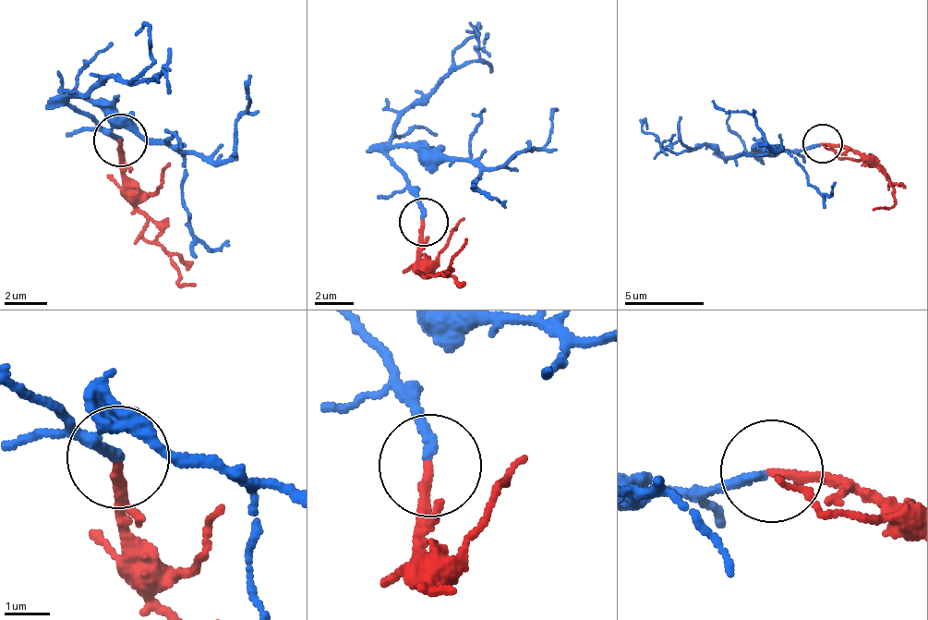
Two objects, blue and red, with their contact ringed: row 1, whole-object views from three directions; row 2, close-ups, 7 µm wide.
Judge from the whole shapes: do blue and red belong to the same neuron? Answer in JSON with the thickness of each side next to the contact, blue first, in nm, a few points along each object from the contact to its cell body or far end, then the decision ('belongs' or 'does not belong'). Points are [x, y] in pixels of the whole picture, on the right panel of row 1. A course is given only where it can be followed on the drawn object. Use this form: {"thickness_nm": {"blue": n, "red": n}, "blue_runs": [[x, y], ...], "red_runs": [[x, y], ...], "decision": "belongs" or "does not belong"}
{"thickness_nm": {"blue": 190, "red": 190}, "blue_runs": [[821, 142], [765, 156], [754, 143], [775, 153], [782, 148], [771, 149], [749, 114], [725, 112], [712, 101]], "red_runs": [[821, 142], [856, 151], [882, 171], [896, 202], [873, 208]], "decision": "belongs"}

